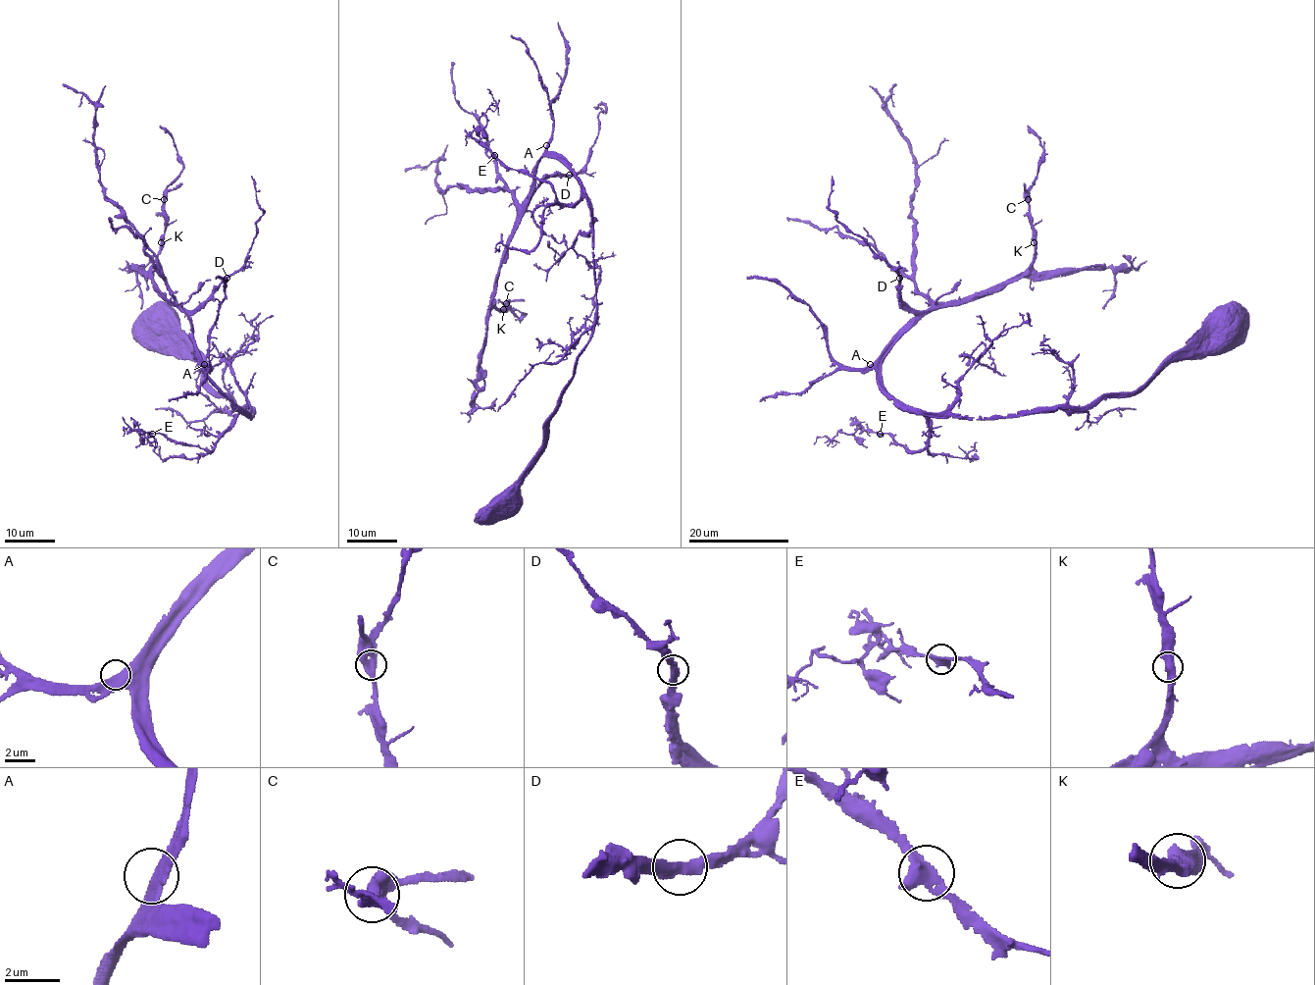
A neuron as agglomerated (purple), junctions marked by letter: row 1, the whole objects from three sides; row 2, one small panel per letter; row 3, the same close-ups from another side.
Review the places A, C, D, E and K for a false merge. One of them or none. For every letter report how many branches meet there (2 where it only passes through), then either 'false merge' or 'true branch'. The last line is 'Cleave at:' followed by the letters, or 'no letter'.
A: 2 | true branch
C: 2 | true branch
D: 2 | true branch
E: 2 | true branch
K: 2 | true branch
Cleave at: no letter

